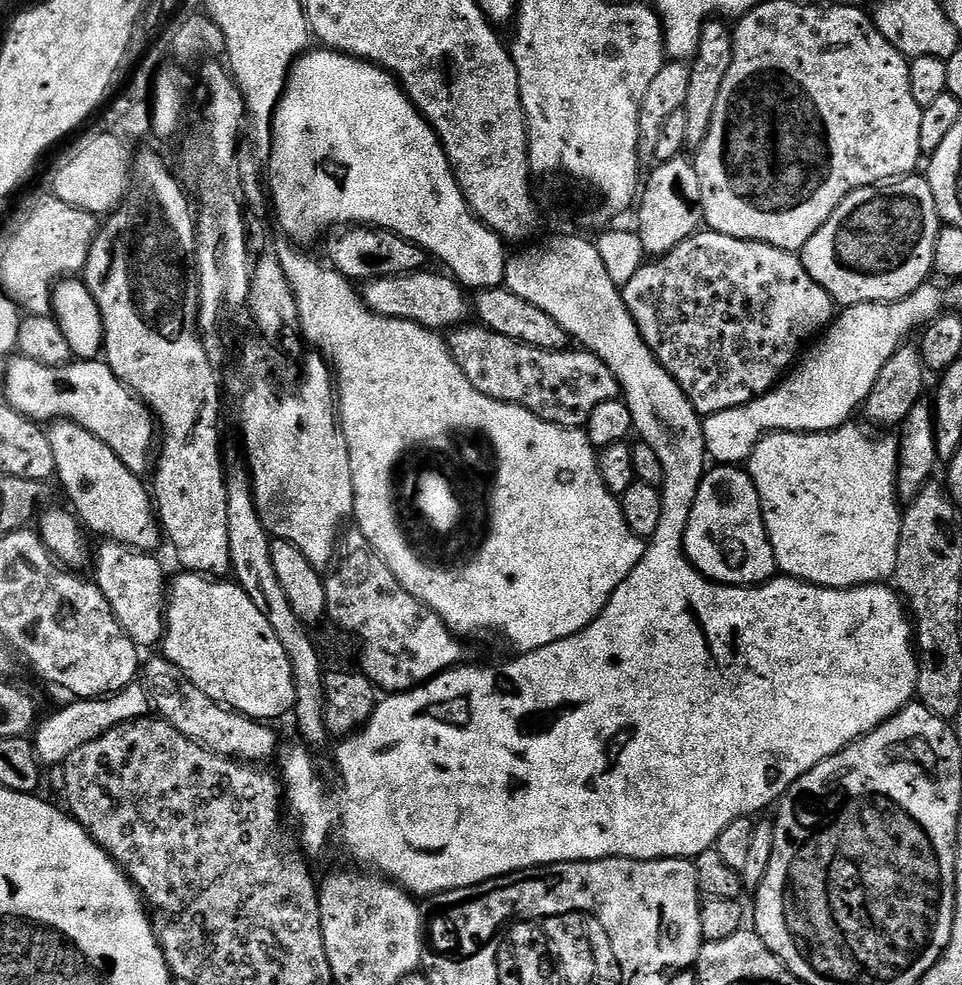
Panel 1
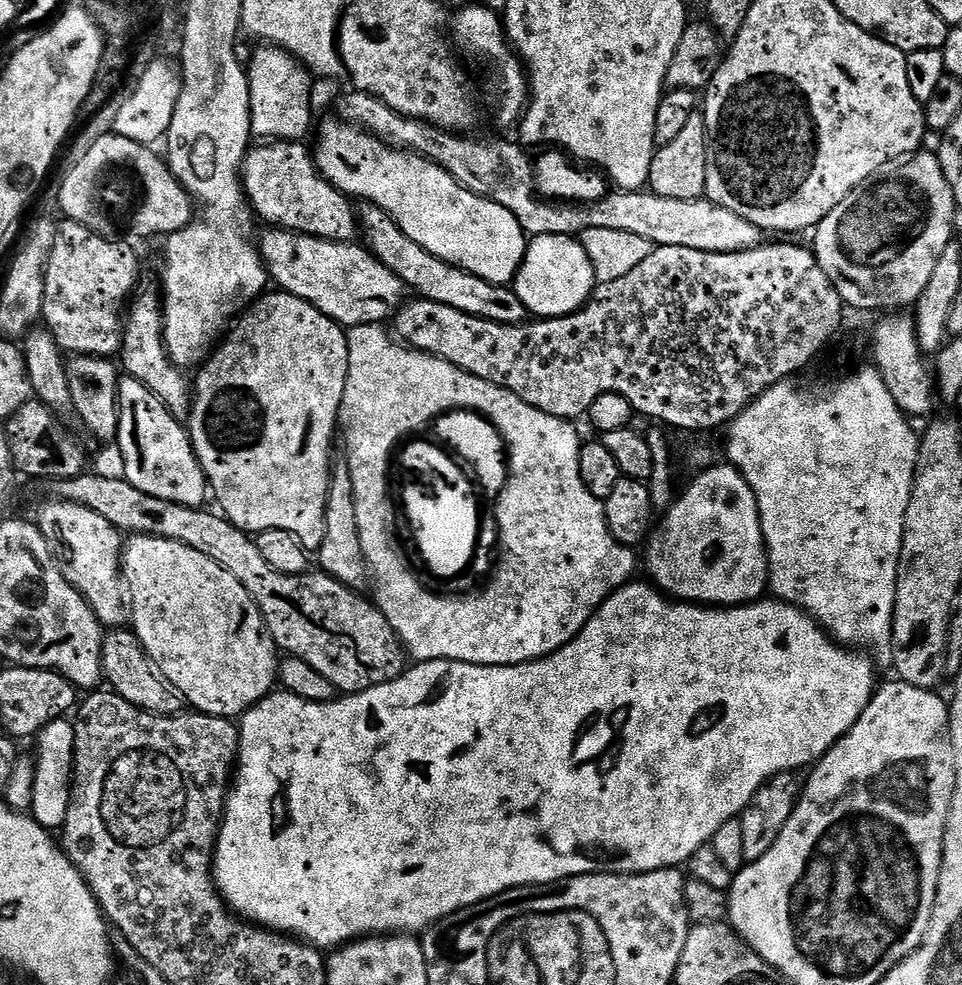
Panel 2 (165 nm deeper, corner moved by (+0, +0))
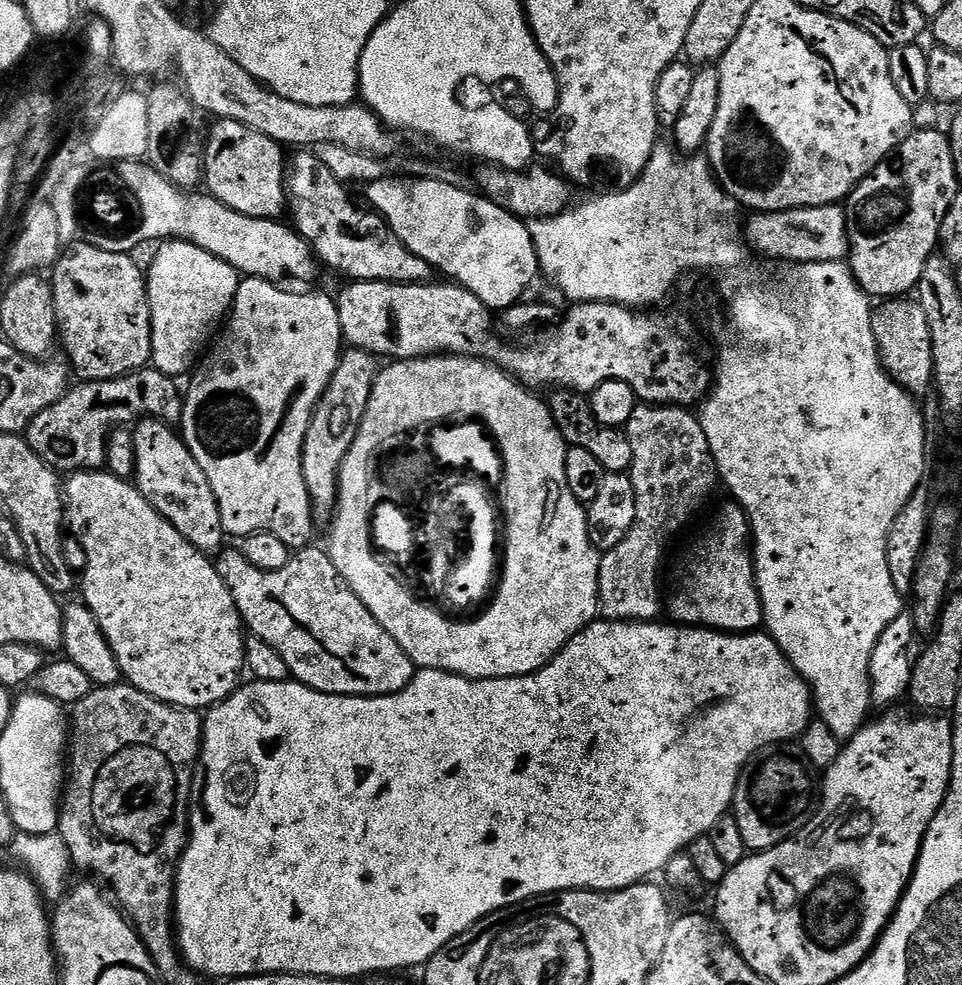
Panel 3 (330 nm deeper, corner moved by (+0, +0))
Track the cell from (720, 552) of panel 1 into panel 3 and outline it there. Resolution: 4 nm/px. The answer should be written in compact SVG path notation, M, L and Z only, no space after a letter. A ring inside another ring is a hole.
M732 506L729 512L724 512L716 520L716 529L712 532L712 537L709 540L704 540L696 548L696 560L692 560L688 564L688 576L684 576L680 580L681 588L673 594L672 597L667 597L666 612L669 612L671 619L681 626L699 626L701 628L710 628L717 632L755 632L764 623L764 607L760 601L760 591L756 588L756 566L754 563L754 552L750 547L750 525L747 516L738 506Z

